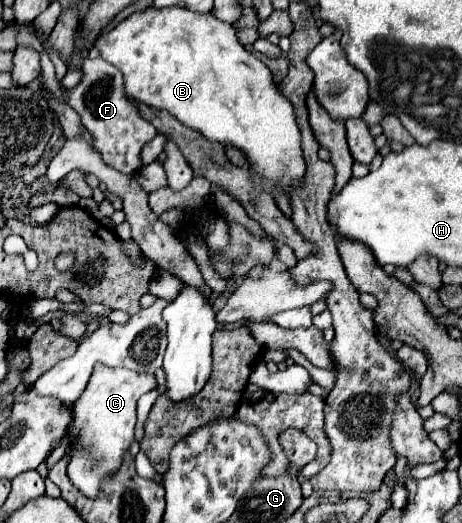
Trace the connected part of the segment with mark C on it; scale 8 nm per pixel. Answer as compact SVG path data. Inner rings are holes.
M104 364L94 366L84 394L72 406L72 424L66 434L68 454L72 454L66 474L84 496L96 498L102 492L102 482L112 478L116 474L116 468L122 466L124 454L134 442L136 402L154 386L154 376L128 372L126 368L110 368Z

